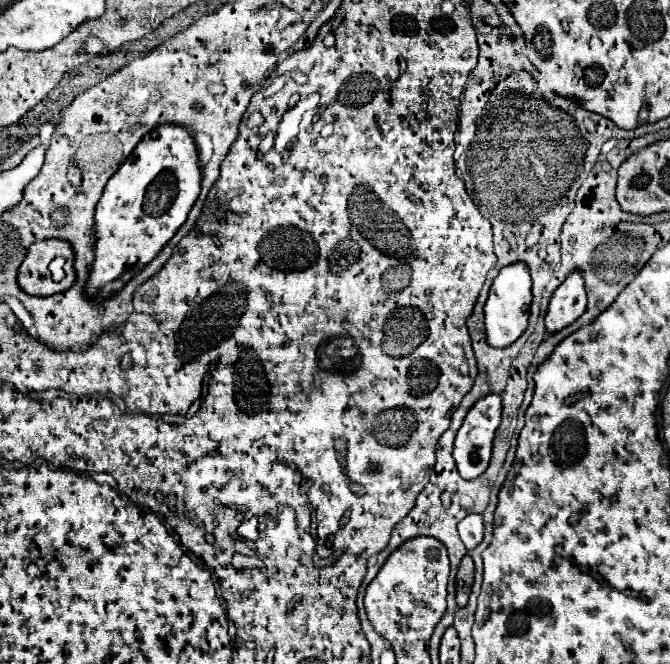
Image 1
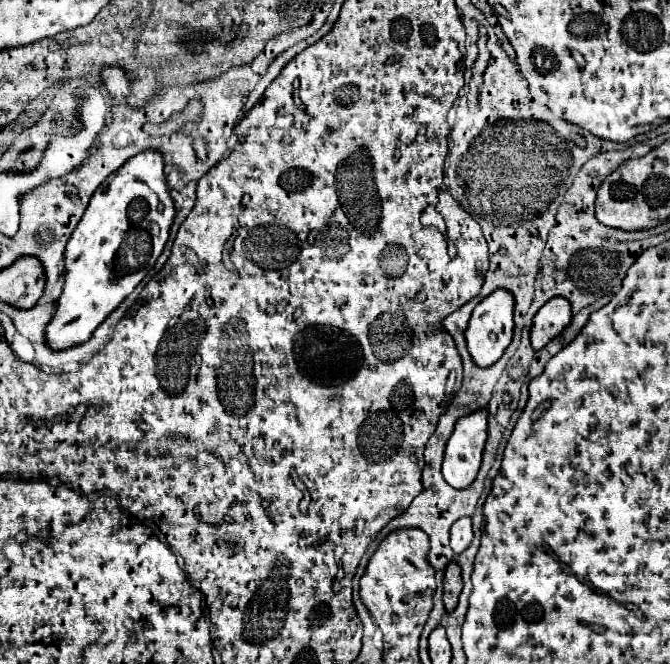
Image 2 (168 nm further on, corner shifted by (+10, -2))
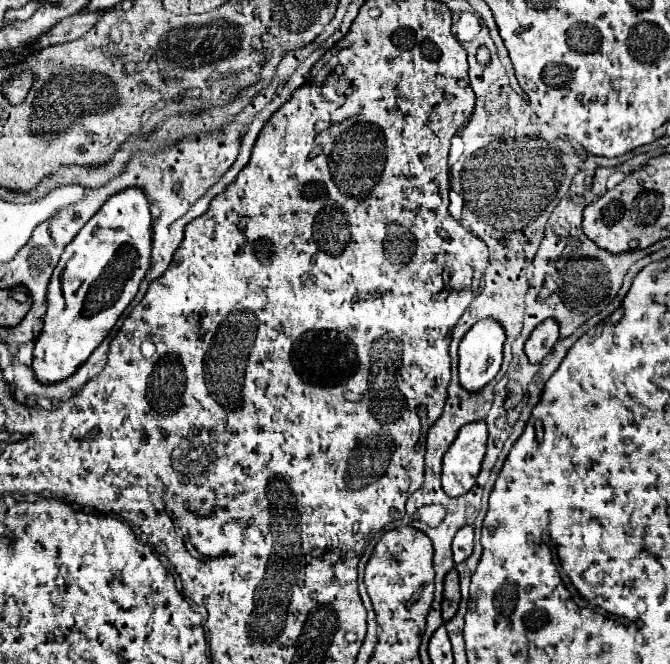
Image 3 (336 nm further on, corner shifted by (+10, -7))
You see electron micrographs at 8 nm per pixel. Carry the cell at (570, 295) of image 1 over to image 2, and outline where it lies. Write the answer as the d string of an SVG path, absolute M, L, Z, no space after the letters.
M553 297L549 303L545 303L537 315L533 317L531 327L531 345L533 349L545 347L553 337L557 337L569 323L571 323L571 305L563 297Z

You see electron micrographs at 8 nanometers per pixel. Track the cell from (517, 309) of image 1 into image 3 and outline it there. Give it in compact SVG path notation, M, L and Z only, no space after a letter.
M495 320L477 322L459 344L459 382L467 392L479 392L501 368L505 332Z

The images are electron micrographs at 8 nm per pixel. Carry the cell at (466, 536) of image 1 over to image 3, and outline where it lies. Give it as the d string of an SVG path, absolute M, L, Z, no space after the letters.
M465 526L453 538L453 560L455 560L455 564L467 560L471 556L471 552L473 552L473 528Z

